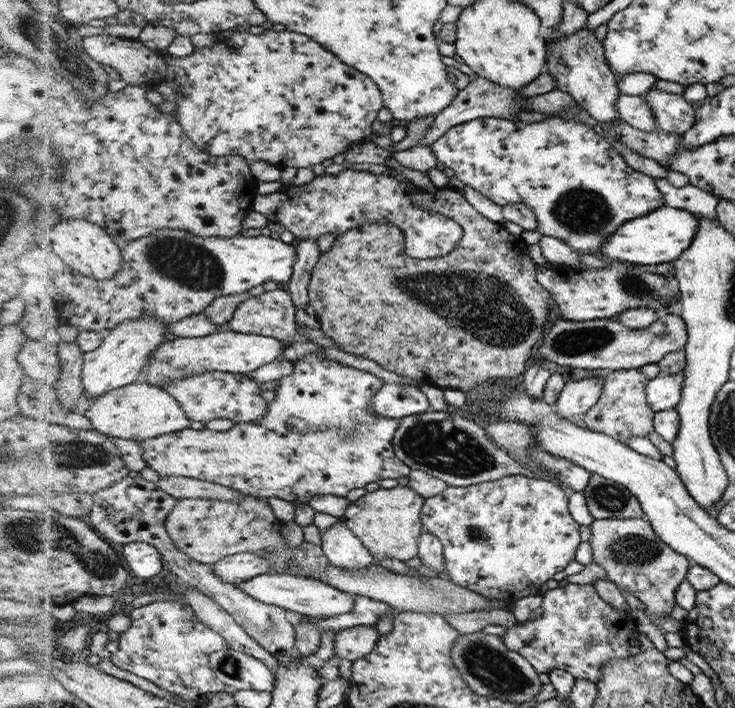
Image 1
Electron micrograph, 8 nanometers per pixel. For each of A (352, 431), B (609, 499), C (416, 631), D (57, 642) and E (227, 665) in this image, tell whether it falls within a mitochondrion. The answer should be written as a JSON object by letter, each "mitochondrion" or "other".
{"A":"mitochondrion","B":"mitochondrion","C":"other","D":"other","E":"mitochondrion"}

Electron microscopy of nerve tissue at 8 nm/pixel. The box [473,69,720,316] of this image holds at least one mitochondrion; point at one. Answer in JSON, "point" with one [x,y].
{"point":[584,211]}

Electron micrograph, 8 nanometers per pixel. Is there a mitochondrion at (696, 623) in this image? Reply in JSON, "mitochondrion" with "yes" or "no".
{"mitochondrion":"no"}

